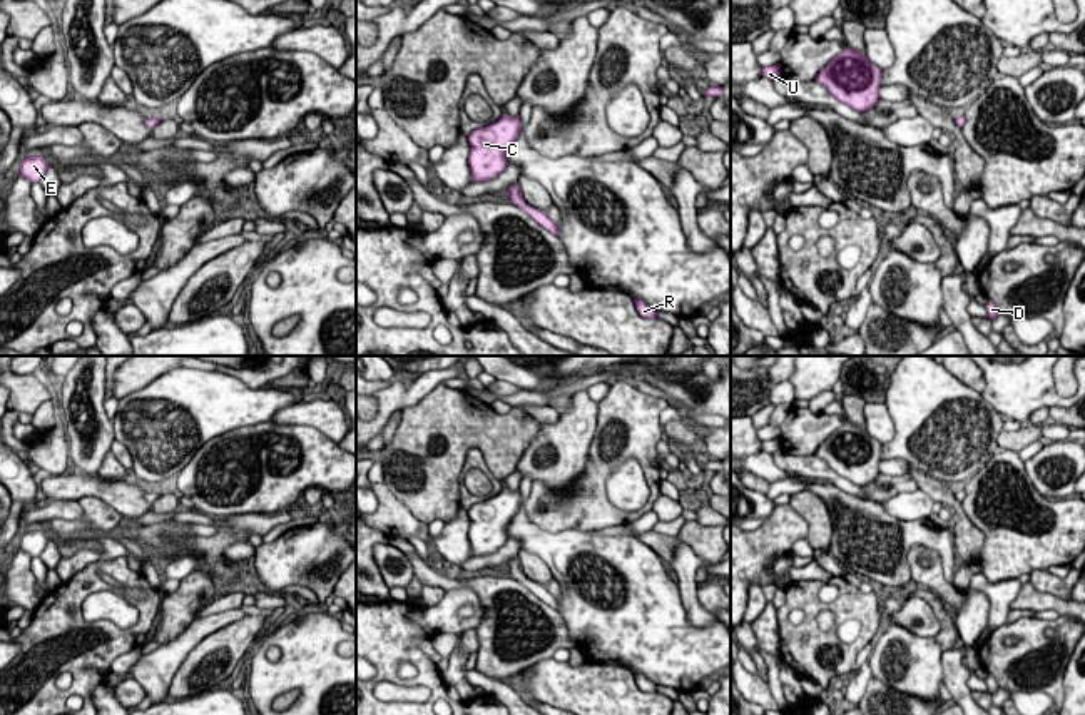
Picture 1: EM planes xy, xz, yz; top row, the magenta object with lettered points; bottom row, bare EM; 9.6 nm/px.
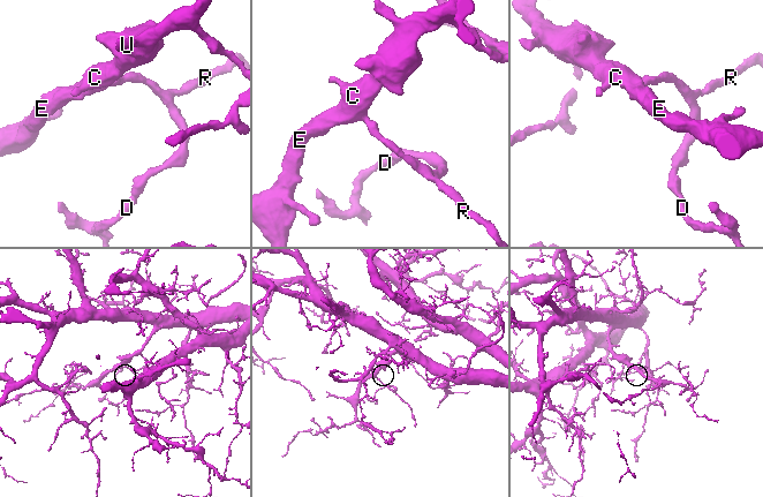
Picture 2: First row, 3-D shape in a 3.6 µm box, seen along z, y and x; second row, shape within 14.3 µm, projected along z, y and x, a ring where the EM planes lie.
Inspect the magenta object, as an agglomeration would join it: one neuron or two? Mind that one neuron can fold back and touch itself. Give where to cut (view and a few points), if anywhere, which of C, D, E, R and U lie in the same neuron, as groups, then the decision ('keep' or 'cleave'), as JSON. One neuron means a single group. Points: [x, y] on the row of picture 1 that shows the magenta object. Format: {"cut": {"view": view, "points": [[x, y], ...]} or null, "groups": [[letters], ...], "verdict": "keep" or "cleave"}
{"cut": null, "groups": [["C", "D", "E", "R", "U"]], "verdict": "keep"}

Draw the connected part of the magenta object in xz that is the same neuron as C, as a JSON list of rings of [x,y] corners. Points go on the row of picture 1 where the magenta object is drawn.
[[[502,114],[497,122],[468,134],[468,165],[473,184],[495,179],[507,169],[507,152],[517,140],[520,127],[520,115]]]

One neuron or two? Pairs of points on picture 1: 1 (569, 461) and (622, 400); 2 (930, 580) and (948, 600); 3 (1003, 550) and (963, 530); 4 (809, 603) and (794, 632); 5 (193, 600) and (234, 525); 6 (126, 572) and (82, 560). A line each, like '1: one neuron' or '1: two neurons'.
1: two neurons
2: one neuron
3: two neurons
4: one neuron
5: two neurons
6: two neurons

